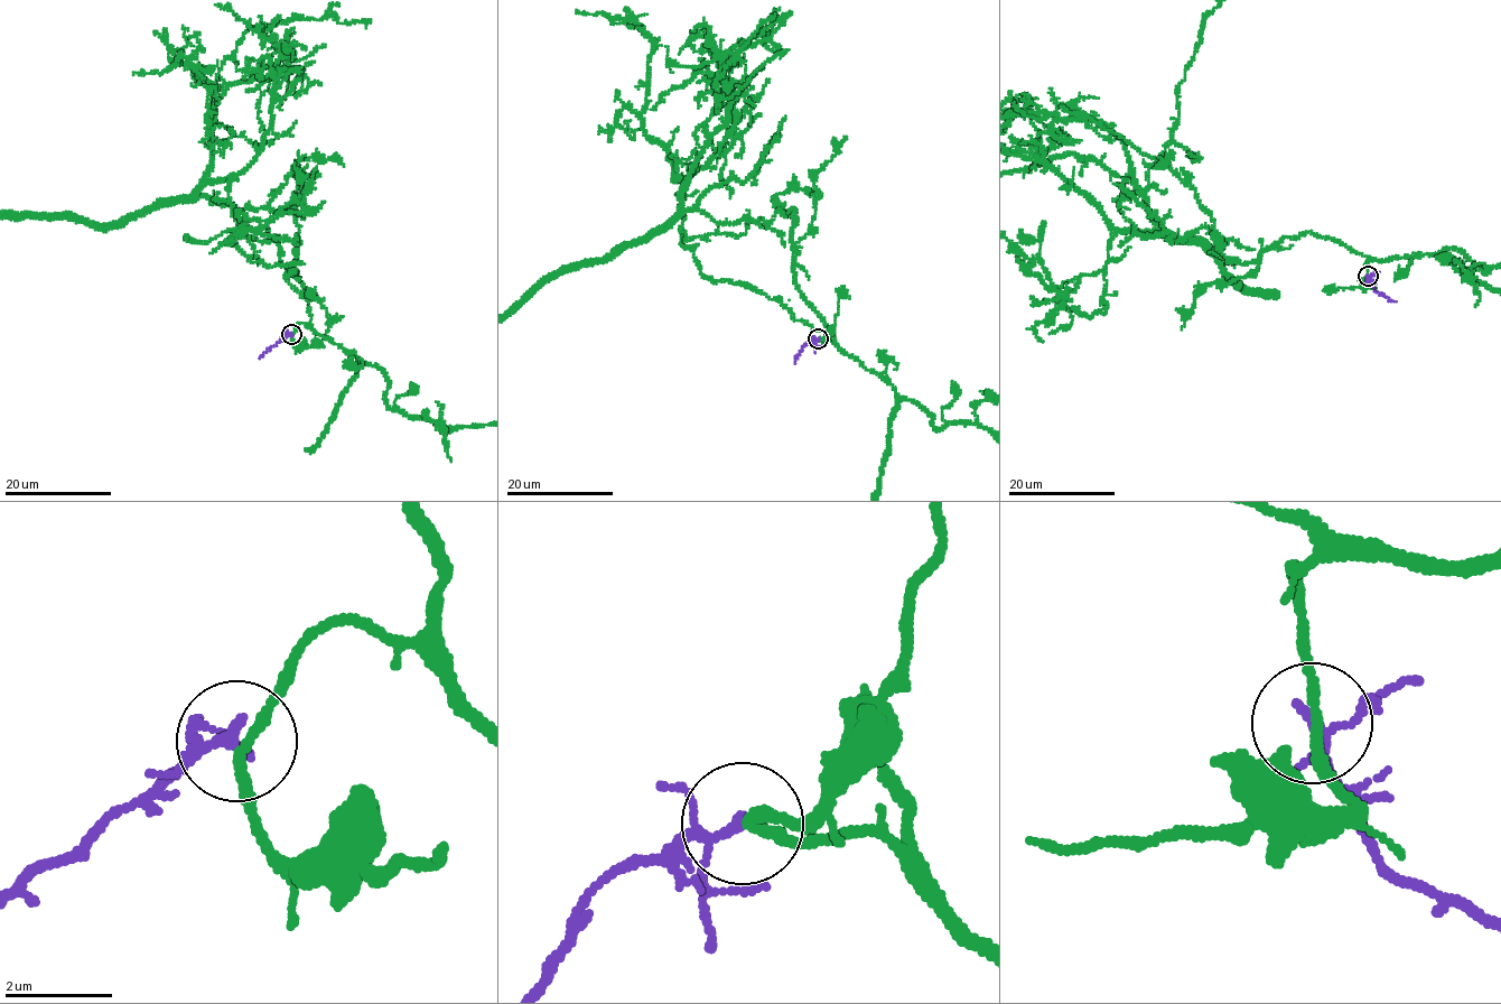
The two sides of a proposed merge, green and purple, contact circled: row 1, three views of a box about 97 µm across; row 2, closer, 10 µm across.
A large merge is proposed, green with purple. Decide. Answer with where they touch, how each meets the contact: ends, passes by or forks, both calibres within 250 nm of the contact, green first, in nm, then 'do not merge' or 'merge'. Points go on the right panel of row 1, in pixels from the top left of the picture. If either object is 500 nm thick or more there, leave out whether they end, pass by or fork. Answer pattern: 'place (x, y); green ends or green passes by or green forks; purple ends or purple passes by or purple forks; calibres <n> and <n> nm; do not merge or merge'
place (1368, 276); green passes by; purple passes by; calibres 190 and 160 nm; do not merge

